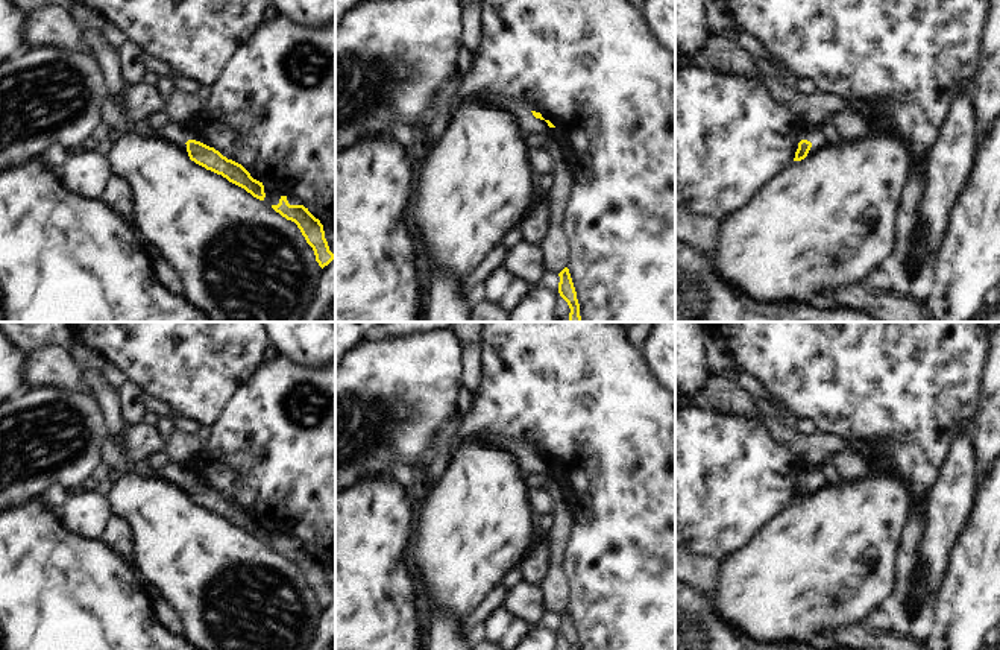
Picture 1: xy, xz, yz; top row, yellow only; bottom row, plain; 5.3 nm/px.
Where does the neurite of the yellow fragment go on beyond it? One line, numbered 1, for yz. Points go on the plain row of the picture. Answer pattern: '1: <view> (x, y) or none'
1: yz (814, 474)

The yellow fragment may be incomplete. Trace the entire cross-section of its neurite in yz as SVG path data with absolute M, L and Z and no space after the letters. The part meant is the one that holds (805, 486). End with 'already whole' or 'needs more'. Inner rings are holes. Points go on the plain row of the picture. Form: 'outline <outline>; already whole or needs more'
outline M801 465L800 471L801 471L803 480L798 483L798 489L795 492L794 501L804 500L813 484L822 486L827 483L825 472L821 469L821 466Z; needs more

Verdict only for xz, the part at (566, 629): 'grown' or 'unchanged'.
unchanged

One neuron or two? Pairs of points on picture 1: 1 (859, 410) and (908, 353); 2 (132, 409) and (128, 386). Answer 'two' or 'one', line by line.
1: one
2: one

